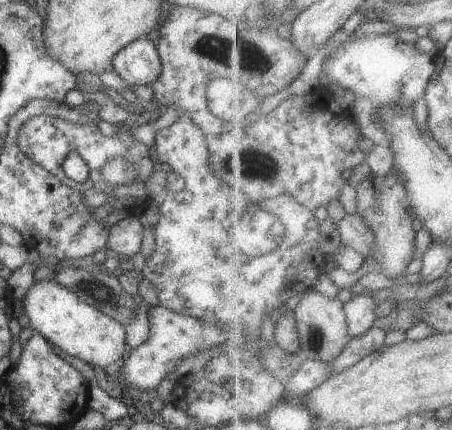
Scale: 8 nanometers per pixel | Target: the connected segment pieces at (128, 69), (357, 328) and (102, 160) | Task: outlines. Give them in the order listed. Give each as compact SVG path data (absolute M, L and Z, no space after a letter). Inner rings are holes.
M142 37L116 53L113 70L130 86L151 86L162 70L154 41Z
M372 290L366 294L358 294L345 304L348 314L348 324L351 328L352 337L364 336L376 326L376 300L372 296Z
M40 114L40 116L34 116L34 118L30 118L28 122L24 122L24 126L22 126L20 132L18 132L18 146L28 158L32 159L32 162L35 162L38 166L42 166L42 168L54 174L54 176L57 176L72 190L84 193L86 190L93 188L96 191L108 194L109 199L107 202L113 203L111 207L112 211L117 211L122 208L127 209L127 207L118 200L120 200L122 196L130 196L130 194L125 194L128 184L108 186L108 184L104 182L104 178L102 178L102 166L104 166L106 162L110 162L112 158L120 156L120 158L124 158L128 164L134 166L134 172L136 172L136 174L142 175L145 171L145 173L149 175L157 168L158 161L155 158L153 147L149 148L146 144L140 144L140 142L134 140L131 132L133 129L128 128L128 125L124 123L117 123L117 126L118 134L114 137L108 137L102 134L100 129L98 129L98 125L80 124L80 126L78 126L78 124L65 122L64 119L56 116L46 116L45 114L42 116L42 114ZM70 152L79 154L80 158L88 165L90 178L86 180L86 182L78 184L64 174L61 167L62 162L64 162L64 159Z

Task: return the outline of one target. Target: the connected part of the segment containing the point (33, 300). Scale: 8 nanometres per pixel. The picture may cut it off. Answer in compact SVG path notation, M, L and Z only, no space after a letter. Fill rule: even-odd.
M55 279L36 280L22 302L33 331L36 330L52 346L60 348L64 353L103 369L118 362L126 354L125 326L108 318L87 302L82 302L77 294L66 286L60 286Z

